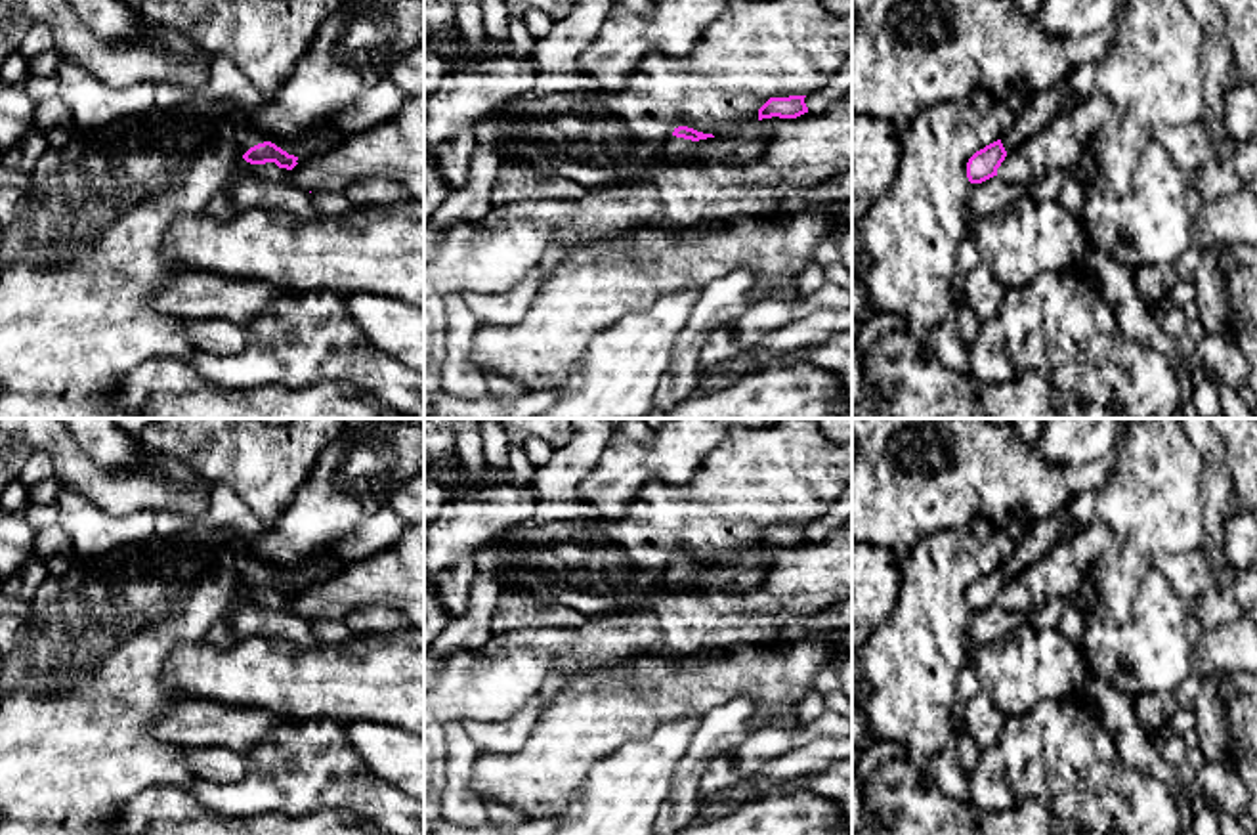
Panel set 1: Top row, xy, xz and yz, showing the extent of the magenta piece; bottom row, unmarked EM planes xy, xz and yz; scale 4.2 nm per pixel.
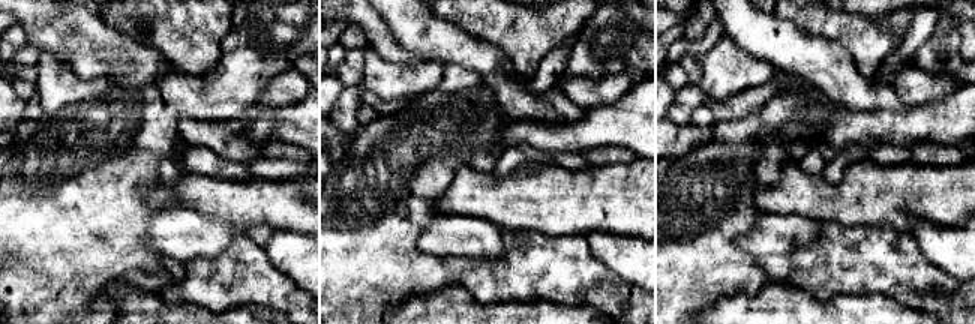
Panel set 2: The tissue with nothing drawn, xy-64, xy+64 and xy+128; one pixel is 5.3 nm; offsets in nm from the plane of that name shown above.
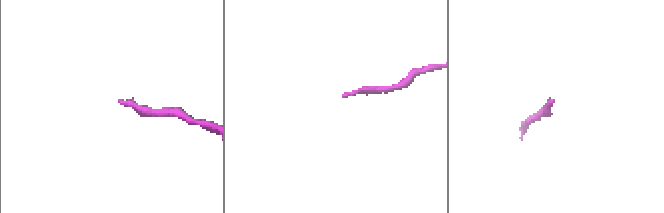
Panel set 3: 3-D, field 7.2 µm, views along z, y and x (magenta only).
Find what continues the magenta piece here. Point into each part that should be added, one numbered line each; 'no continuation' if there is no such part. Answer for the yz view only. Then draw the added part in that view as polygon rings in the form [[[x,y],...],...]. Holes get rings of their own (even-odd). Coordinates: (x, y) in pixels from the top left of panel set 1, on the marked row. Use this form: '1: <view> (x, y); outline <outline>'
1: yz (1042, 106); outline [[[1058,86],[1030,94],[1026,105],[1014,115],[1012,126],[1001,136],[1007,155],[1026,143],[1032,136],[1039,134],[1051,122],[1058,113],[1058,101]]]

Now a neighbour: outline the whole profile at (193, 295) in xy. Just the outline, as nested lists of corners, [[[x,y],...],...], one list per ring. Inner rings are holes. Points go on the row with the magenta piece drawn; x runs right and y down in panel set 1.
[[[180,269],[153,306],[172,317],[189,321],[225,319],[246,329],[277,298],[294,294],[262,279]]]

